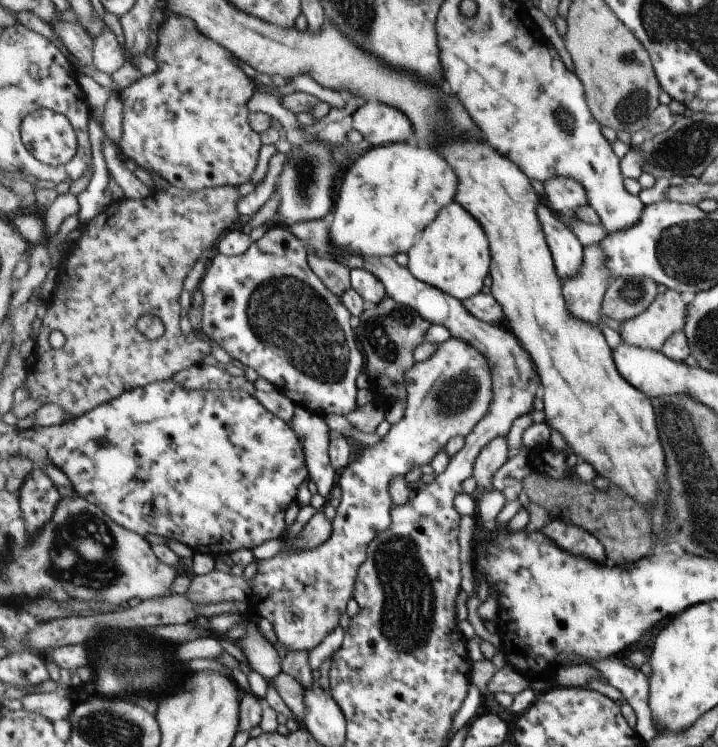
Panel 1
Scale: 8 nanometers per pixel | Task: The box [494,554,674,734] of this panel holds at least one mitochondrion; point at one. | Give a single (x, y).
(622, 606)

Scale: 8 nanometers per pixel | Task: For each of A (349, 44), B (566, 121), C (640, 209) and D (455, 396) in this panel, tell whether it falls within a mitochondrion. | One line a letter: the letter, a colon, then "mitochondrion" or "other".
A: mitochondrion
B: mitochondrion
C: other
D: mitochondrion

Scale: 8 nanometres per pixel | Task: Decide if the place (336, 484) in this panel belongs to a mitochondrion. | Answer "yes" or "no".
no

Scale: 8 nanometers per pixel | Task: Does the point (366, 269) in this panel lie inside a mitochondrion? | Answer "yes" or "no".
no

